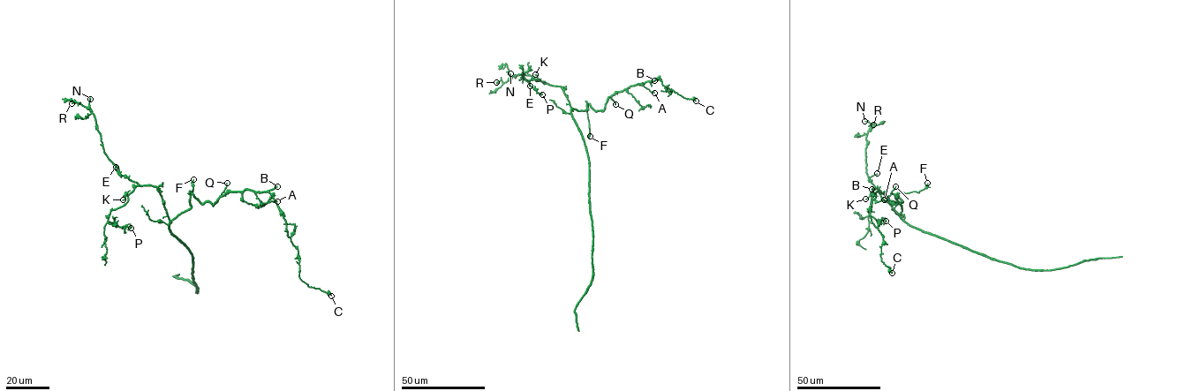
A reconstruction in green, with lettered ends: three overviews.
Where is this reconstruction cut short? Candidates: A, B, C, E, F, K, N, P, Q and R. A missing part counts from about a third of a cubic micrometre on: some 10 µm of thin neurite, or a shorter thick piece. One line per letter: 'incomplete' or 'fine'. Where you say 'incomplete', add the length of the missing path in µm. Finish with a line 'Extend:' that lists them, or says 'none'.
A: incomplete | 15 µm
B: incomplete | 9 µm
C: fine
E: fine
F: fine
K: fine
N: fine
P: fine
Q: fine
R: fine
Extend: A, B

